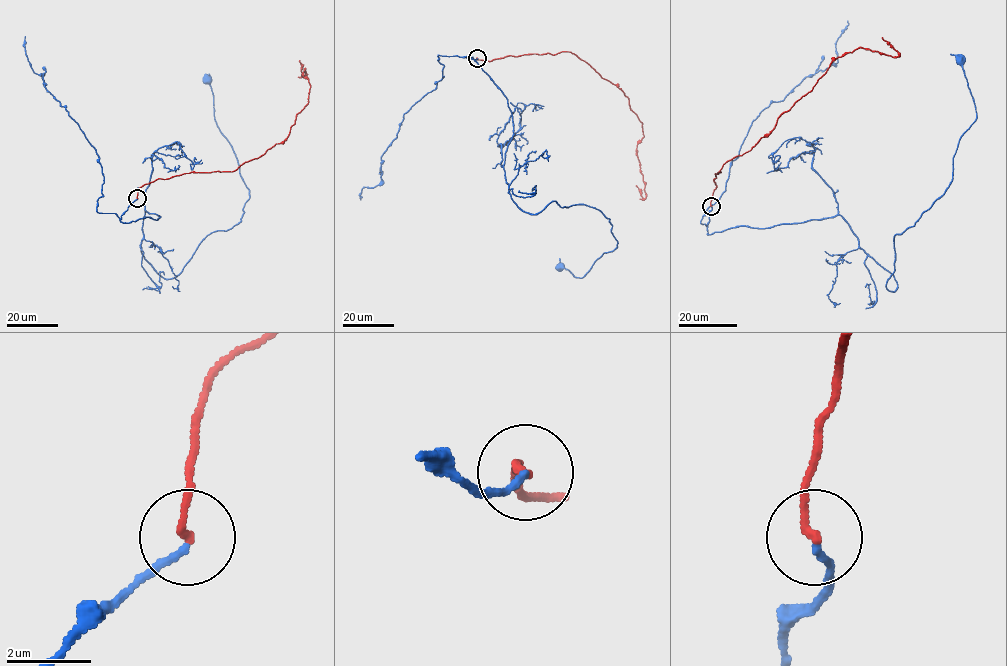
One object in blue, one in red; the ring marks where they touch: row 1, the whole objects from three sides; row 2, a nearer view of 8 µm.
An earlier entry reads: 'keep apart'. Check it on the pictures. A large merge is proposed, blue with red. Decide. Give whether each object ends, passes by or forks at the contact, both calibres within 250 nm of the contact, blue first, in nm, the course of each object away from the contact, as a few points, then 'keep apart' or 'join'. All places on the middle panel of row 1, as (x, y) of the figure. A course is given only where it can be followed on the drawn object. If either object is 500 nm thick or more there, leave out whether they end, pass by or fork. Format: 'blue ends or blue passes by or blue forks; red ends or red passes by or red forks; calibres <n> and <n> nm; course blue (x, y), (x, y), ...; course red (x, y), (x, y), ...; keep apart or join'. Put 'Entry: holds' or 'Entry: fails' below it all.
blue ends; red ends; calibres 160 and 190 nm; course blue (477, 58), (511, 113), (512, 200), (612, 225), (582, 277), (559, 258); course red (477, 58), (570, 52), (616, 84), (642, 123), (644, 135), (636, 151), (646, 197), (636, 185); join
Entry: fails

